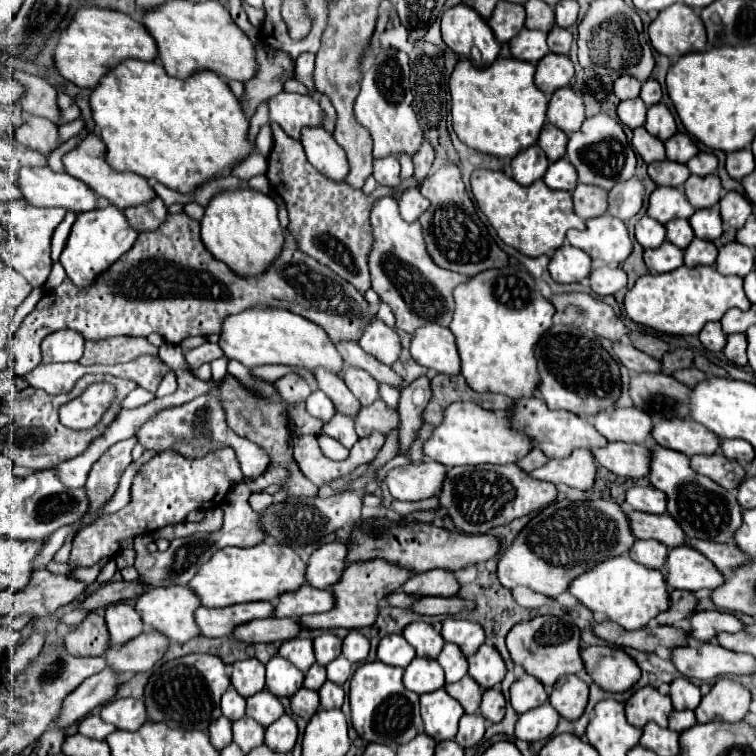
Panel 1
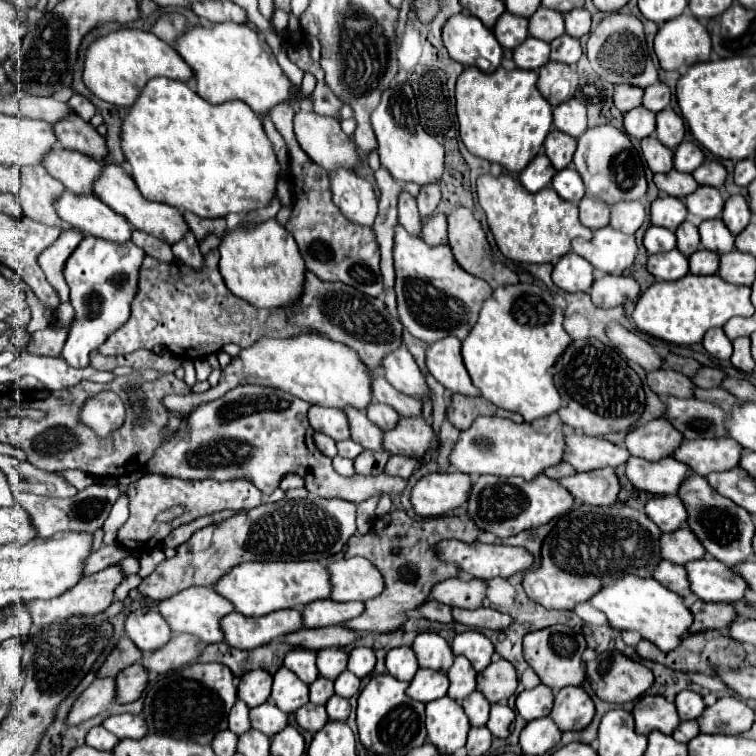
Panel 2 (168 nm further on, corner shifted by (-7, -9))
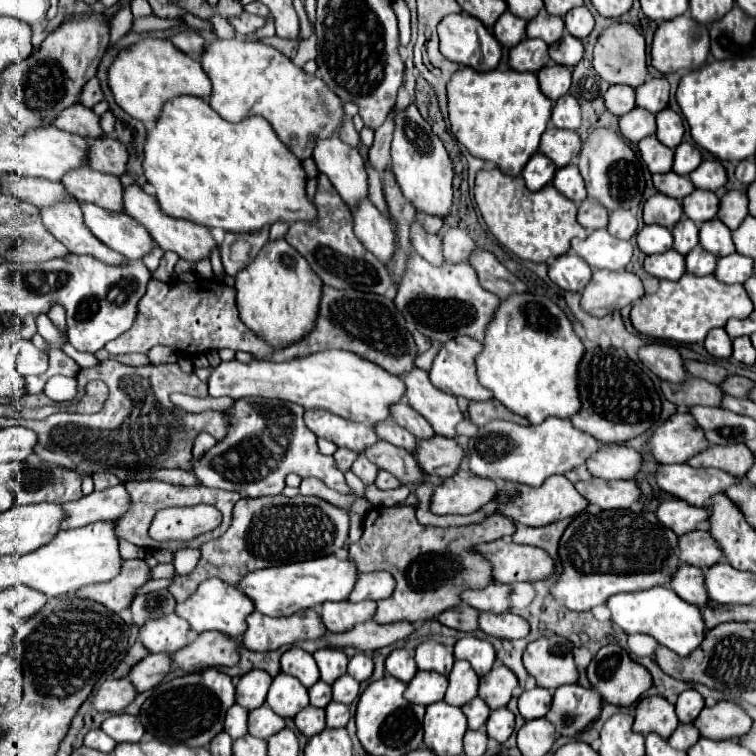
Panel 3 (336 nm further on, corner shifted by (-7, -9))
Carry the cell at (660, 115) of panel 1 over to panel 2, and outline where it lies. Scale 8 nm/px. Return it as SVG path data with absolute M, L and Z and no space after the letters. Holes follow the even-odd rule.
M663 109L657 113L657 139L667 145L669 149L677 149L677 145L683 141L685 135L685 123L681 115L677 115L673 109Z

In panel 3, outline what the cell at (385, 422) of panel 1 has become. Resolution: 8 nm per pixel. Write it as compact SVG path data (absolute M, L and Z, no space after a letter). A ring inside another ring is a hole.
M433 435L431 439L417 439L413 455L423 473L445 479L459 469L463 449L455 443L455 439Z

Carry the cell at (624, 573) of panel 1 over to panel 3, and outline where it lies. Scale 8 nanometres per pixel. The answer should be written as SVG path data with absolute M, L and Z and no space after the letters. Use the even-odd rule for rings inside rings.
M663 585L643 589L643 591L633 591L633 593L617 593L607 599L605 603L611 611L611 621L623 629L625 633L647 633L657 639L659 645L675 651L677 655L685 657L693 649L699 647L699 643L705 637L705 623L701 619L699 607L685 603L681 597L673 595Z

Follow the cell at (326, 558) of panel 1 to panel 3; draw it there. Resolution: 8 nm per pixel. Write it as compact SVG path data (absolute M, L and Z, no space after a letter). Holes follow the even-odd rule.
M371 571L371 573L359 573L355 587L349 595L349 601L363 601L363 599L387 599L395 589L395 581L385 571Z

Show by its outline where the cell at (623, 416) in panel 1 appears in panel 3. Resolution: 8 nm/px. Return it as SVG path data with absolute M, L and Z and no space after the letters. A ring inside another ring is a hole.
M675 413L671 415L665 423L661 423L651 437L645 443L651 451L651 455L659 461L659 463L685 463L689 459L689 455L695 455L697 451L703 451L705 447L709 447L709 441L705 439L705 435L701 435L701 431L697 431L697 427L693 427L693 419L689 413Z

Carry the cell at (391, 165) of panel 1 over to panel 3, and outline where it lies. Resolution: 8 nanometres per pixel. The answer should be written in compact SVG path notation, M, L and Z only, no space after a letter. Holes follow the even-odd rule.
M417 221L411 223L411 245L421 257L425 257L433 265L441 265L445 261L443 255L441 255L441 239L439 239L439 235L427 233Z

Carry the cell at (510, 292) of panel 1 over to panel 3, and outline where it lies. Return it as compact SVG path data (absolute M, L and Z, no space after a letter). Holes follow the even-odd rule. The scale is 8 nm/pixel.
M513 293L501 301L495 309L493 319L485 329L483 351L477 355L477 379L479 383L493 393L497 401L501 401L513 413L529 419L529 423L543 423L547 417L567 419L579 407L577 403L577 363L585 353L581 339L573 333L571 321L559 307L543 295L535 293Z

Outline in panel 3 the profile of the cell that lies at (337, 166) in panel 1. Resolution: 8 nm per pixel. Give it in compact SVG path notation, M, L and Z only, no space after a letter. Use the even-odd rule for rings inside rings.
M361 199L355 207L349 209L353 215L353 231L365 249L373 251L377 259L387 263L395 251L391 221L369 201Z

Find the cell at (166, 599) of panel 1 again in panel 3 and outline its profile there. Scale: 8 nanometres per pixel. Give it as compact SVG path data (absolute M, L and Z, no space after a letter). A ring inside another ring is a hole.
M209 579L197 587L193 595L189 595L183 603L177 603L175 613L183 617L189 625L191 631L203 633L203 631L219 631L223 635L229 635L231 639L237 639L245 631L245 617L253 611L253 603L241 595L233 585L221 583L221 579Z

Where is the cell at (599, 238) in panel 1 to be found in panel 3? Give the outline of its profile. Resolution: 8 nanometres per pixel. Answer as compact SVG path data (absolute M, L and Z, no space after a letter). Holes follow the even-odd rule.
M597 229L587 239L573 239L571 251L585 259L591 269L623 271L631 261L633 245L609 235L607 229Z

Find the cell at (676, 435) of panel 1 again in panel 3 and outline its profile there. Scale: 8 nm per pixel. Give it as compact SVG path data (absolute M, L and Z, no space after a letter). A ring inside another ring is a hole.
M743 443L711 445L705 451L693 455L687 463L693 467L717 467L733 477L745 477L753 465L753 453Z

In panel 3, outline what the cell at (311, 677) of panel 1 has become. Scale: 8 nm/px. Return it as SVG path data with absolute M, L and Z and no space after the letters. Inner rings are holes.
M317 681L311 689L309 689L309 699L313 707L327 707L331 701L331 685Z

